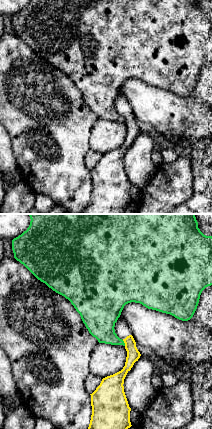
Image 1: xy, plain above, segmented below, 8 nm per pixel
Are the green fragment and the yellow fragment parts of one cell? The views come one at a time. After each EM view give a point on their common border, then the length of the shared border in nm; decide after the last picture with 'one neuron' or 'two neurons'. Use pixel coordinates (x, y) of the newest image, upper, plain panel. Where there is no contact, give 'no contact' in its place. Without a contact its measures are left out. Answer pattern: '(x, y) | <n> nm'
(124, 119) | 50 nm

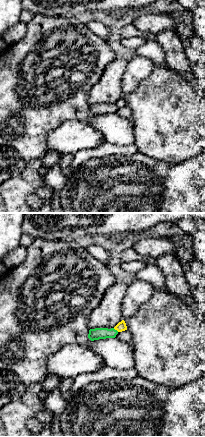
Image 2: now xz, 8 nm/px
(116, 106) | 50 nm

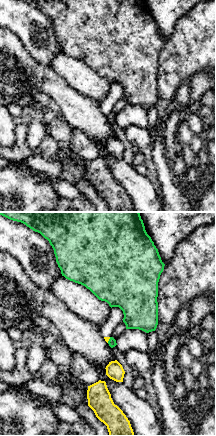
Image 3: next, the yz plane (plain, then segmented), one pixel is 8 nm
(109, 116) | 50 nm

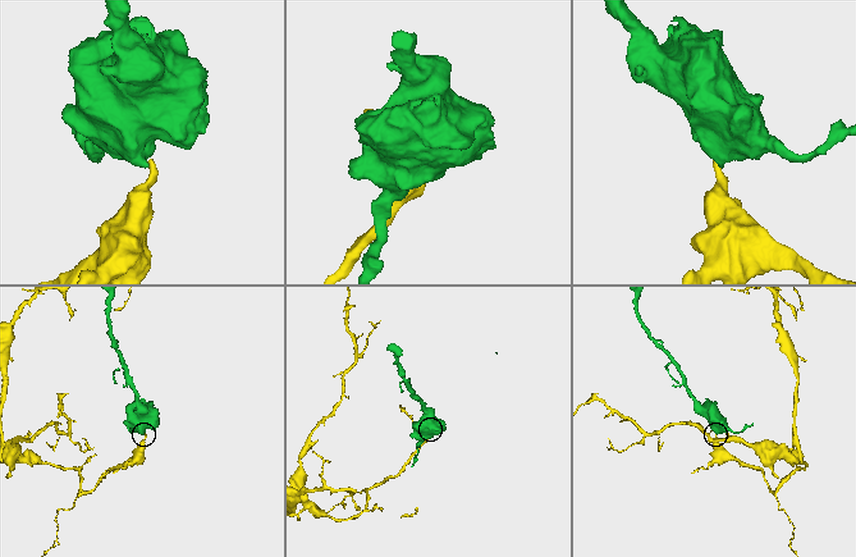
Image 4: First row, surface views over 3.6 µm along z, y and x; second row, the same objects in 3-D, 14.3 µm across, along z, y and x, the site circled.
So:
two neurons

